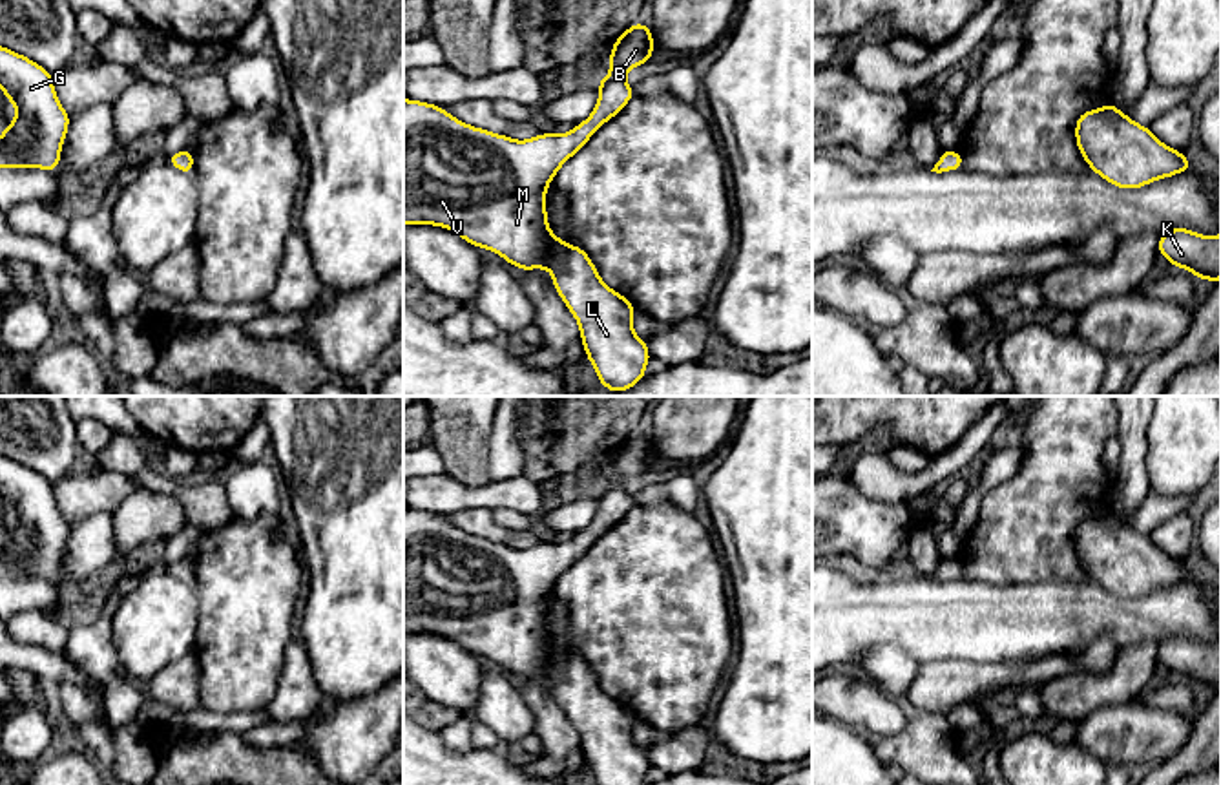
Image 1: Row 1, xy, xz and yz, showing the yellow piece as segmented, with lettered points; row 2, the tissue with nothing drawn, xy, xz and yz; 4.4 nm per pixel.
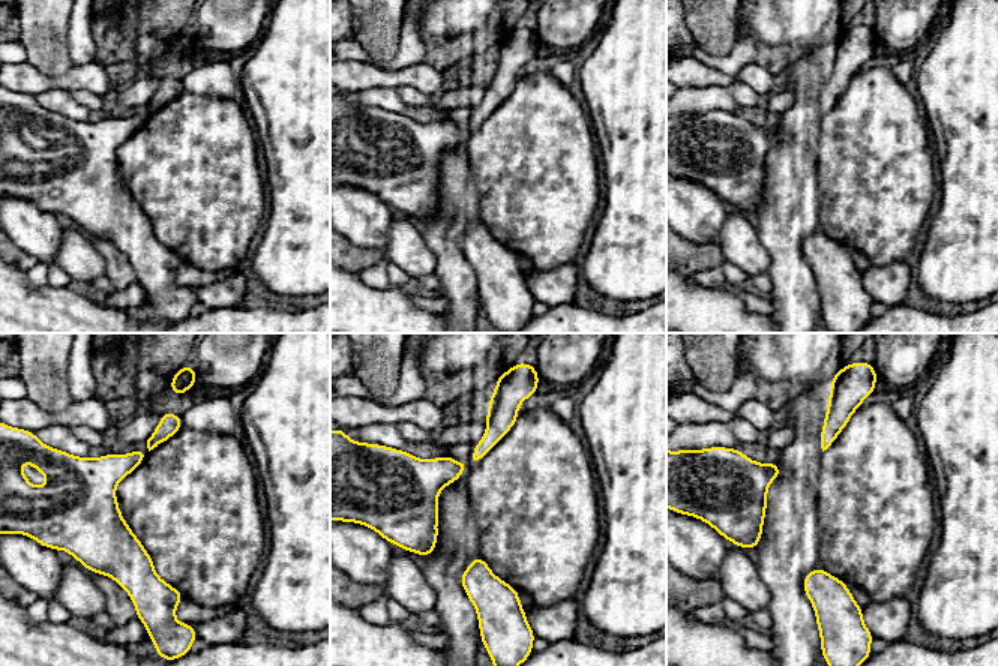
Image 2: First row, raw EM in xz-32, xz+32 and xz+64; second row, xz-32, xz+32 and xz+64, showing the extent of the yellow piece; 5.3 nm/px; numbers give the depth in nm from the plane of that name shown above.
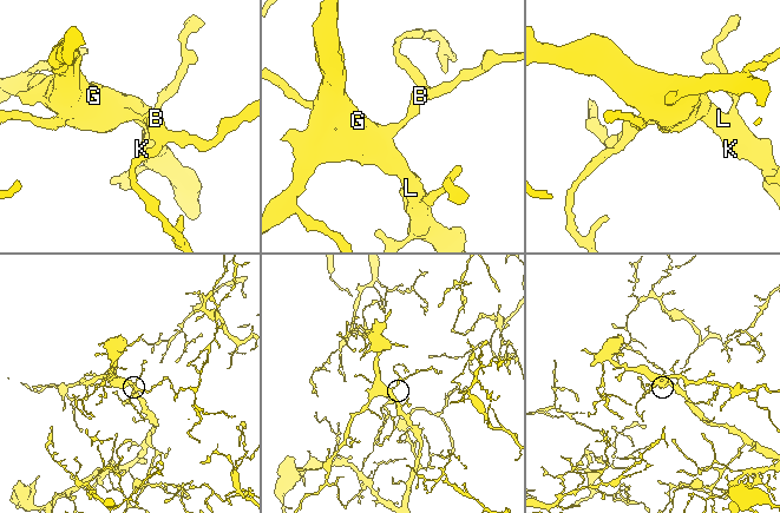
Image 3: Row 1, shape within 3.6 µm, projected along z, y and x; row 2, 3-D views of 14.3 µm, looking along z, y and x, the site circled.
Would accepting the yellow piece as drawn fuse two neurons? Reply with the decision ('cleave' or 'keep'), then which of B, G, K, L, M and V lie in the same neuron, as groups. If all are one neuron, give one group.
keep; B G K L M V

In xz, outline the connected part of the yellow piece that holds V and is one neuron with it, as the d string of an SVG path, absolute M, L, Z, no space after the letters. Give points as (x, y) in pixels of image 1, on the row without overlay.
M635 431L613 449L610 487L595 487L600 498L590 526L566 544L538 542L527 550L469 535L438 513L403 508L403 633L434 633L458 643L476 657L487 657L522 681L548 677L553 697L580 736L586 769L597 785L646 785L652 769L646 748L631 738L637 716L611 699L580 654L558 648L548 633L546 599L555 582L593 542L613 528L635 504L624 482L652 469L655 451L650 434Z

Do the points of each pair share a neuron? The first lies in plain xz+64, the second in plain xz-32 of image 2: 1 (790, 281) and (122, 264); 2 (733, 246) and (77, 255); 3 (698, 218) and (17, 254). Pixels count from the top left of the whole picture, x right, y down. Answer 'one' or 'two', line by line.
1: one
2: one
3: two

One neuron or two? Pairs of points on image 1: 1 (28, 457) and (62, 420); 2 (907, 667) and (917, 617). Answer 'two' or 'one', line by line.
1: one
2: two

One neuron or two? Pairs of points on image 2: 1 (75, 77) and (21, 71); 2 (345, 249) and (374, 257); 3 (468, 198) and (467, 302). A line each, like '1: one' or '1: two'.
1: one
2: one
3: one

